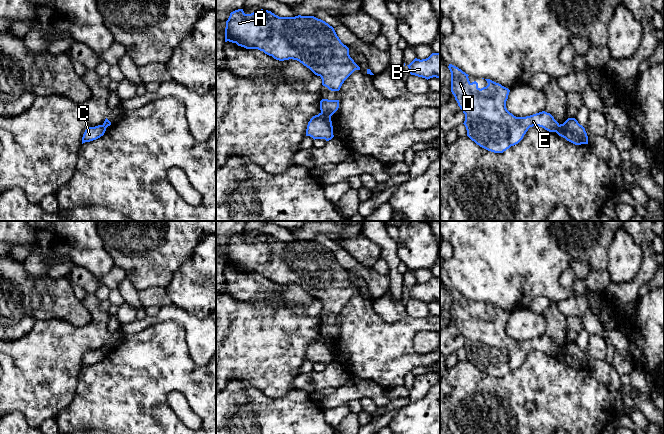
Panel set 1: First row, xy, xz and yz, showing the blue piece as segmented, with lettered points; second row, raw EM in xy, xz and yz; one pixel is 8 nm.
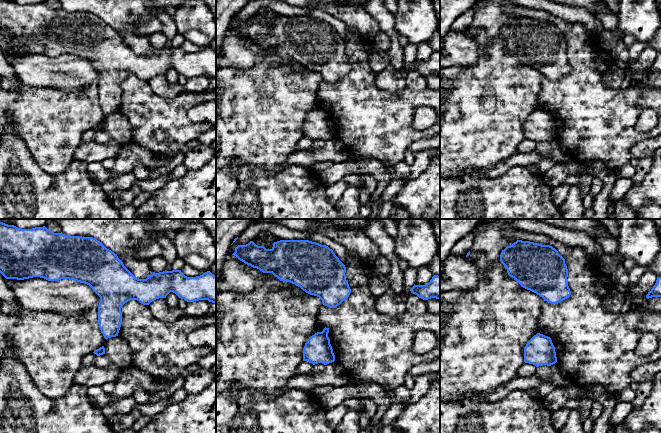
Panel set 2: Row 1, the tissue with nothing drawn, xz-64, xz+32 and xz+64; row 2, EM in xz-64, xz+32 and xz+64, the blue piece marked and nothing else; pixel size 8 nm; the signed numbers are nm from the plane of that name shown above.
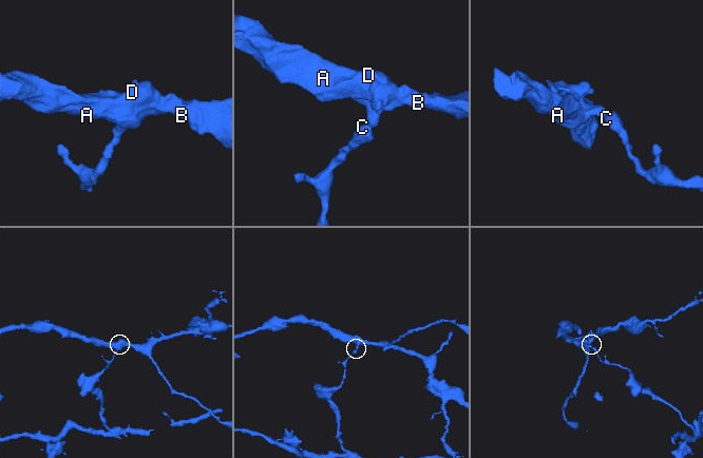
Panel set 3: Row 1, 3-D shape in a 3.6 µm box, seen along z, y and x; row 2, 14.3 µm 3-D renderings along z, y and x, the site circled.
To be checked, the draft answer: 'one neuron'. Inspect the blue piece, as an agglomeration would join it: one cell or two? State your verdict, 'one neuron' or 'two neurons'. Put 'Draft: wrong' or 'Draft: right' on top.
Draft: wrong
two neurons

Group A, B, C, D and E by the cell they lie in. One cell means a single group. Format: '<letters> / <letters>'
A B D E / C

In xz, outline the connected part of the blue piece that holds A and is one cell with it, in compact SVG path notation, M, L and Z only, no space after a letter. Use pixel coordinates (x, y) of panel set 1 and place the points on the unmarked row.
M238 233L231 236L226 245L225 266L227 265L246 273L258 273L279 285L297 284L320 300L322 309L331 315L339 315L344 305L355 294L360 294L334 252L314 240L279 241L263 233L245 238L243 233Z

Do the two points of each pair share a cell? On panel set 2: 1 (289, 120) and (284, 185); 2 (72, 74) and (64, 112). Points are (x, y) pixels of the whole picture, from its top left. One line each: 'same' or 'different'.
1: different
2: different

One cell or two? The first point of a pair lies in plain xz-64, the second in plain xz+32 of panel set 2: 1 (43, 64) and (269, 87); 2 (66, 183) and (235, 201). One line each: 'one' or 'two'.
1: two
2: one

